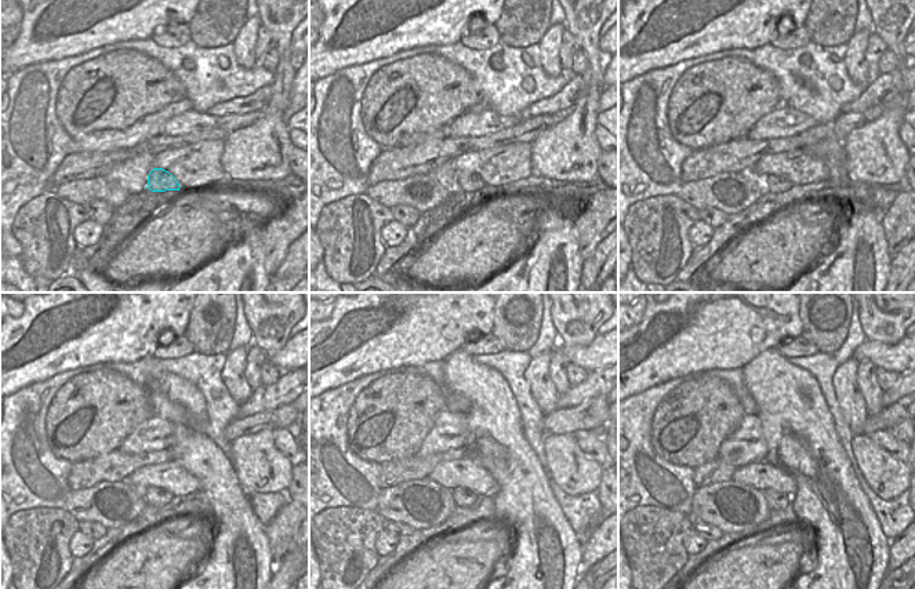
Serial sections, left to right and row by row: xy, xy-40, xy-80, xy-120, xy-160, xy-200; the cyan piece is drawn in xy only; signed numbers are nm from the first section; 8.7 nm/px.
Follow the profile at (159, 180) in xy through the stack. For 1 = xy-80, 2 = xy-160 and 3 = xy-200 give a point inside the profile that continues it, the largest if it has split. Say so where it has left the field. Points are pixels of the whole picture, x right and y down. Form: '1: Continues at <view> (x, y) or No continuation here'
1: Continues at xy-80 (774, 184)
2: Continues at xy-160 (463, 497)
3: Continues at xy-200 (776, 501)

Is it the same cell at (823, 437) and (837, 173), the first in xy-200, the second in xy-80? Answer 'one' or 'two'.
one

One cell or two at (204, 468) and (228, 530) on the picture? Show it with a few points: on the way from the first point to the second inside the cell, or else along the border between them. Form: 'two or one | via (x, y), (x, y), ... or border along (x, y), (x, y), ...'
one | via (218, 483), (228, 504), (228, 515)

